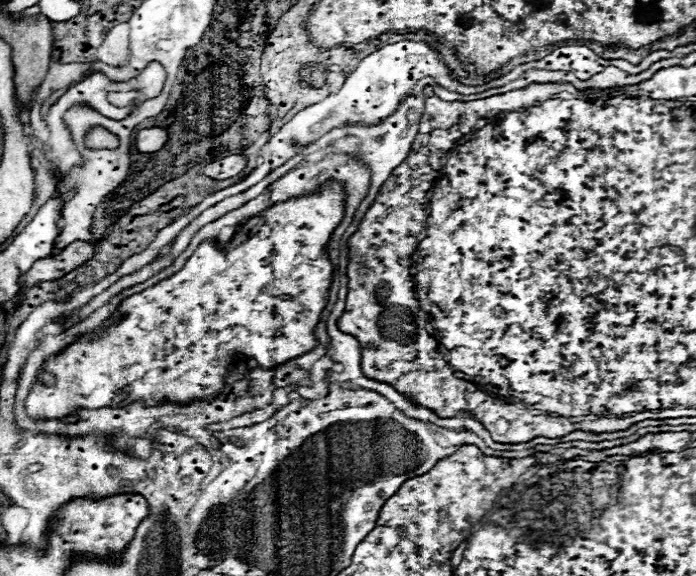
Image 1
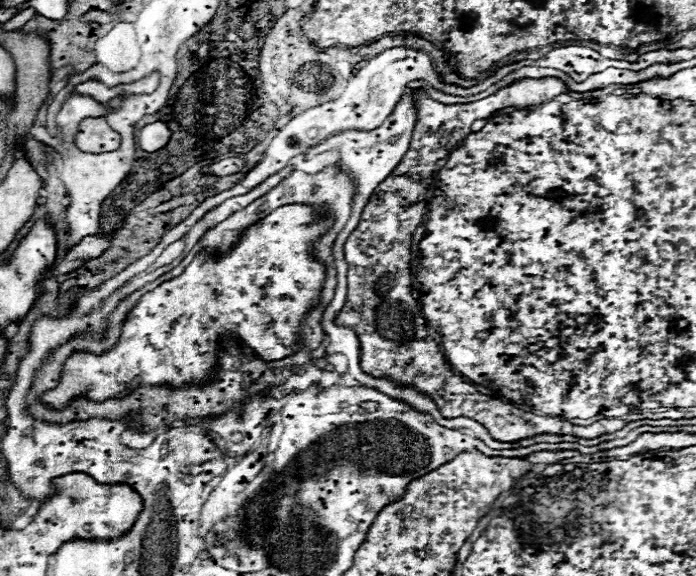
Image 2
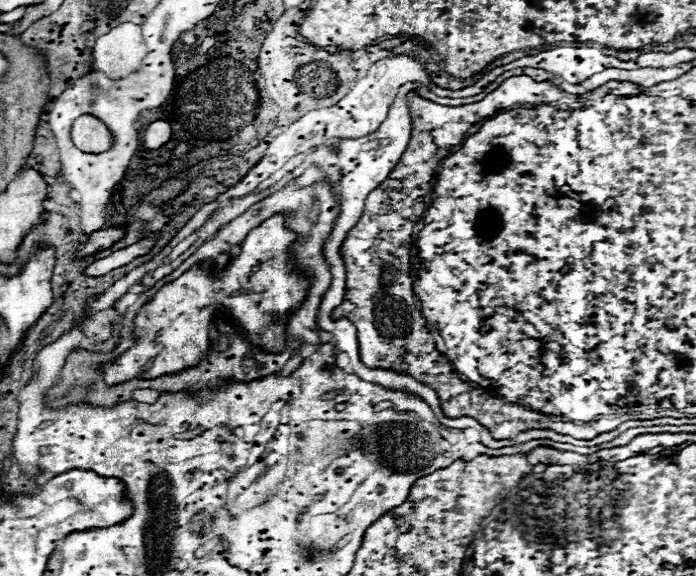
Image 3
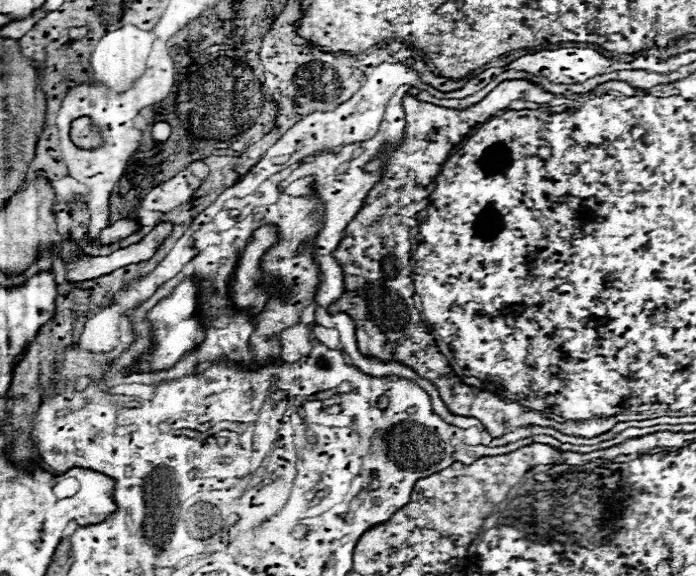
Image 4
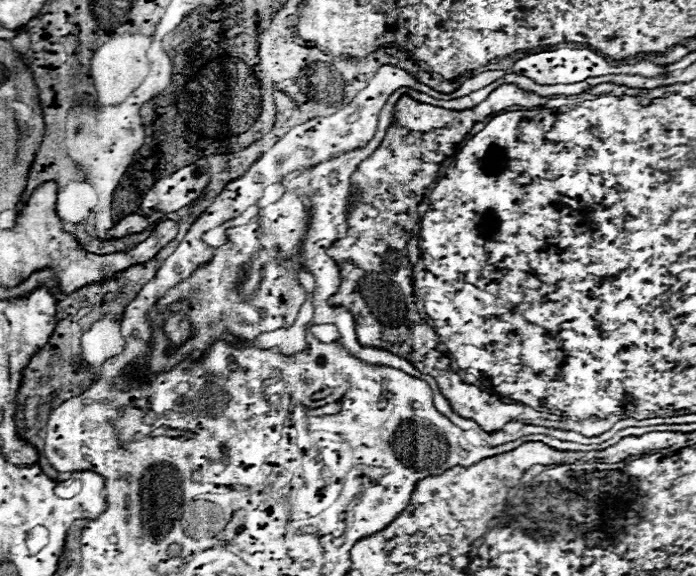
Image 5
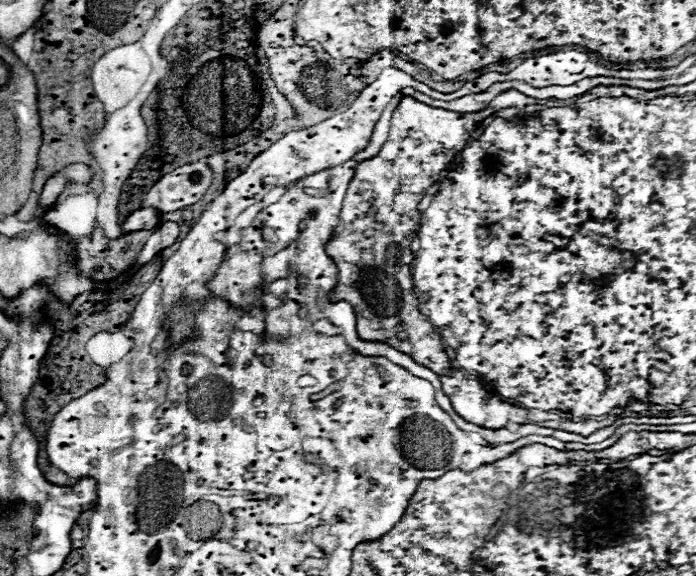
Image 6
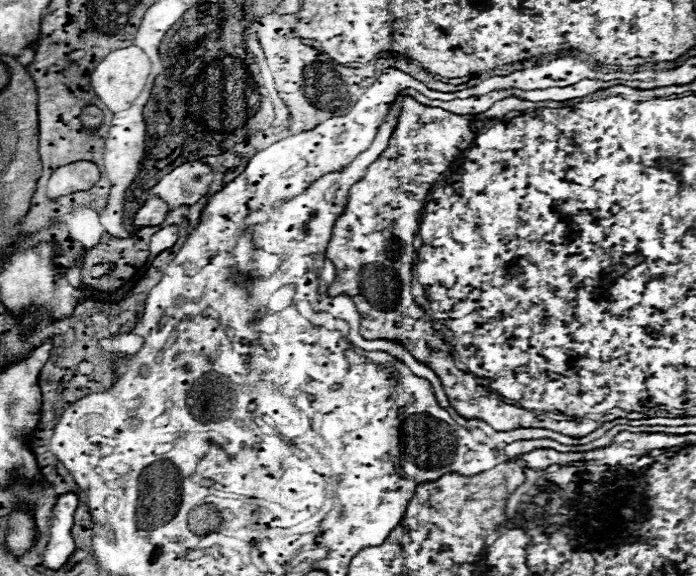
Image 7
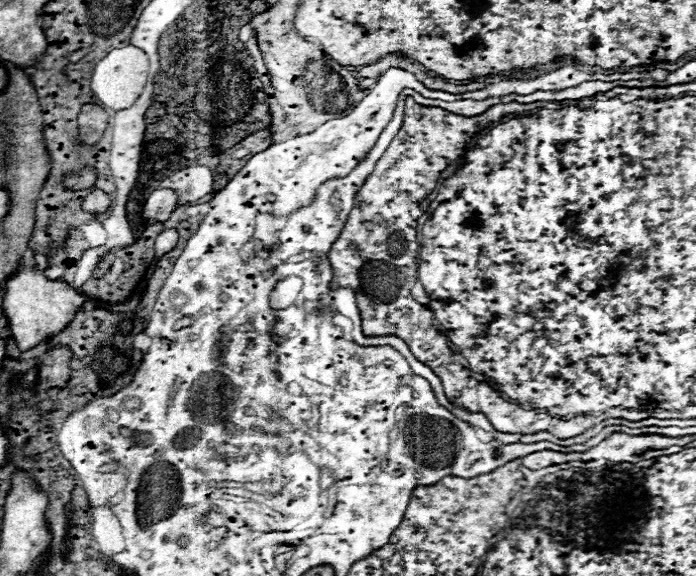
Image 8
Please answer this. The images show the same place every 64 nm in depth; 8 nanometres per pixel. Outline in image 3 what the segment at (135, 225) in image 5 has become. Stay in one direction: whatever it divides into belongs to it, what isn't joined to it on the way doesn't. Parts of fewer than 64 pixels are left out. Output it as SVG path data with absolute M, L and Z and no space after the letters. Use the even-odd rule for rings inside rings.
M114 226L114 228L106 228L100 232L94 232L90 236L90 240L84 244L84 248L78 252L78 256L88 256L94 252L102 252L106 248L110 248L114 242L118 242L124 236L126 228L124 226Z

